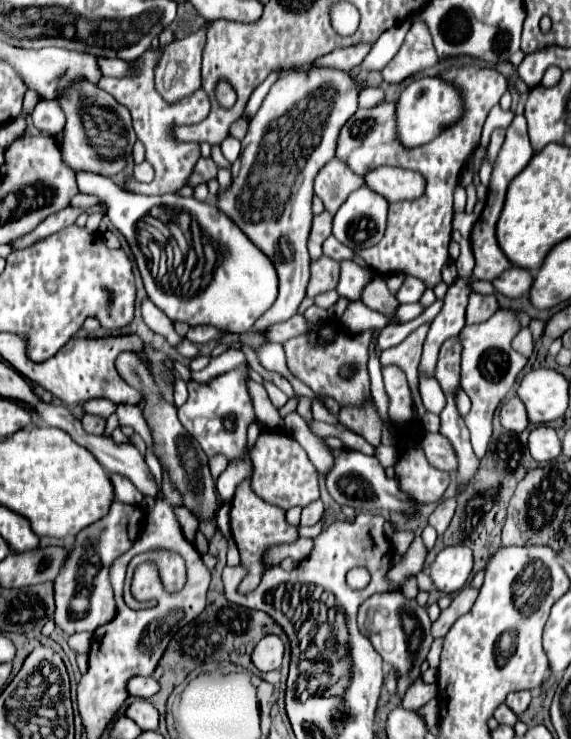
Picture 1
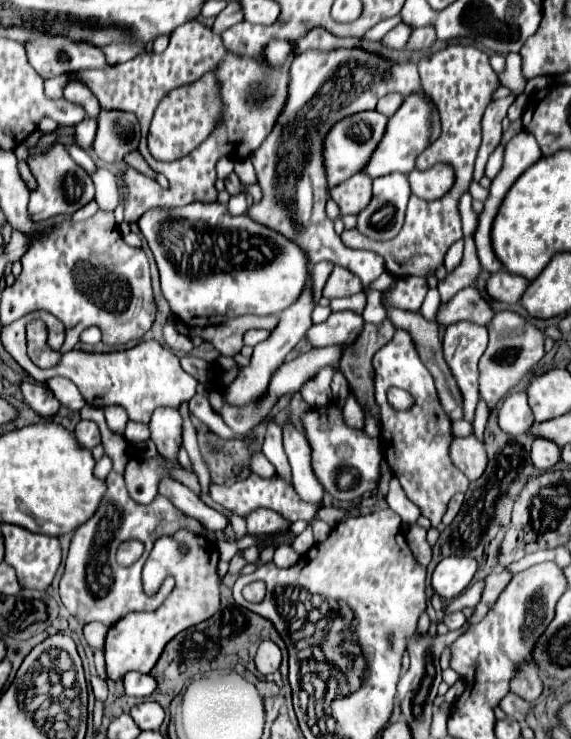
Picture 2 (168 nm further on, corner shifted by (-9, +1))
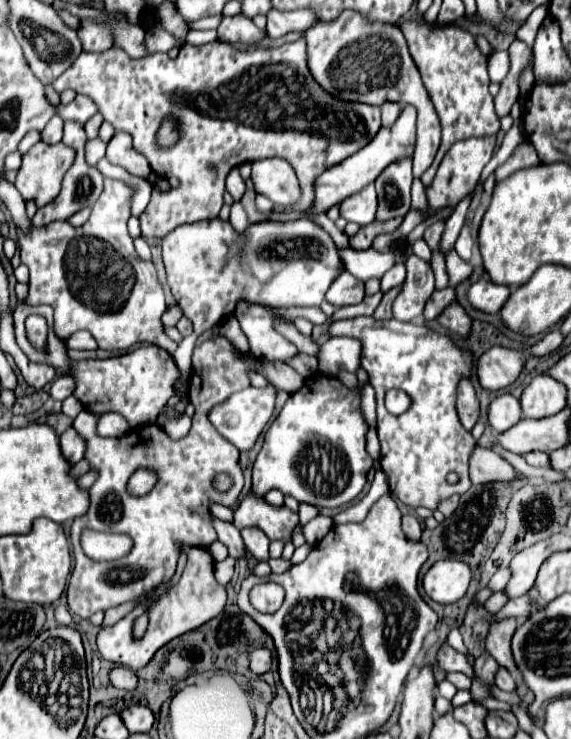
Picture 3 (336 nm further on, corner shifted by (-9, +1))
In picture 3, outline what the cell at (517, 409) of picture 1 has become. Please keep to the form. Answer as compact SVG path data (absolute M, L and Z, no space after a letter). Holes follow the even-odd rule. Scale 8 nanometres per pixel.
M501 394L489 404L489 424L495 432L505 432L521 420L519 400L511 394Z

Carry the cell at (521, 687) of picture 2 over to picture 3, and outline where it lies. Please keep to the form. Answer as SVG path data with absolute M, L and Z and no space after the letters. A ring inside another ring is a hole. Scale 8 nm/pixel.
M503 618L493 620L487 634L487 650L497 660L497 664L507 666L511 672L515 672L515 664L513 654L509 652L509 640L515 630L517 630L517 618Z

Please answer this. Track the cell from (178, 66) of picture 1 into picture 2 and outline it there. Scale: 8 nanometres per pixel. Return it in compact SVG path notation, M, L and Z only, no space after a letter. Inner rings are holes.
M227 4L227 8L215 18L215 22L211 26L211 32L219 36L237 22L241 22L241 8L237 8L237 4Z

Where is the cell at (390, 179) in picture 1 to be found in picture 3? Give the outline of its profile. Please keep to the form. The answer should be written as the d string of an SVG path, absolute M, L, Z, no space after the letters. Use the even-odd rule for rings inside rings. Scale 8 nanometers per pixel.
M483 136L483 138L467 138L457 142L443 158L437 176L433 184L427 188L427 200L433 210L445 208L445 206L457 206L473 188L477 186L477 180L481 176L483 166L491 160L493 150L497 146L497 136Z

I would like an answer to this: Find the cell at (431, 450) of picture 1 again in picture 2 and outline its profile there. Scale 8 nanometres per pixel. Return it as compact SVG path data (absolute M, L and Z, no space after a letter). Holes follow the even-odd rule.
M473 434L467 438L453 438L451 448L449 448L449 456L451 456L451 462L469 480L477 480L487 464L485 446Z

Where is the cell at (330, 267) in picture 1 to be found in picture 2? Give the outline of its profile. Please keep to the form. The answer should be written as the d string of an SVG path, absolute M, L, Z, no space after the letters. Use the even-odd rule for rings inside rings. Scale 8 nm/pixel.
M335 266L331 276L327 278L325 286L323 286L323 296L325 298L343 298L343 296L353 296L357 292L363 290L363 284L359 280L359 276L355 276L353 272L349 272L343 266Z

